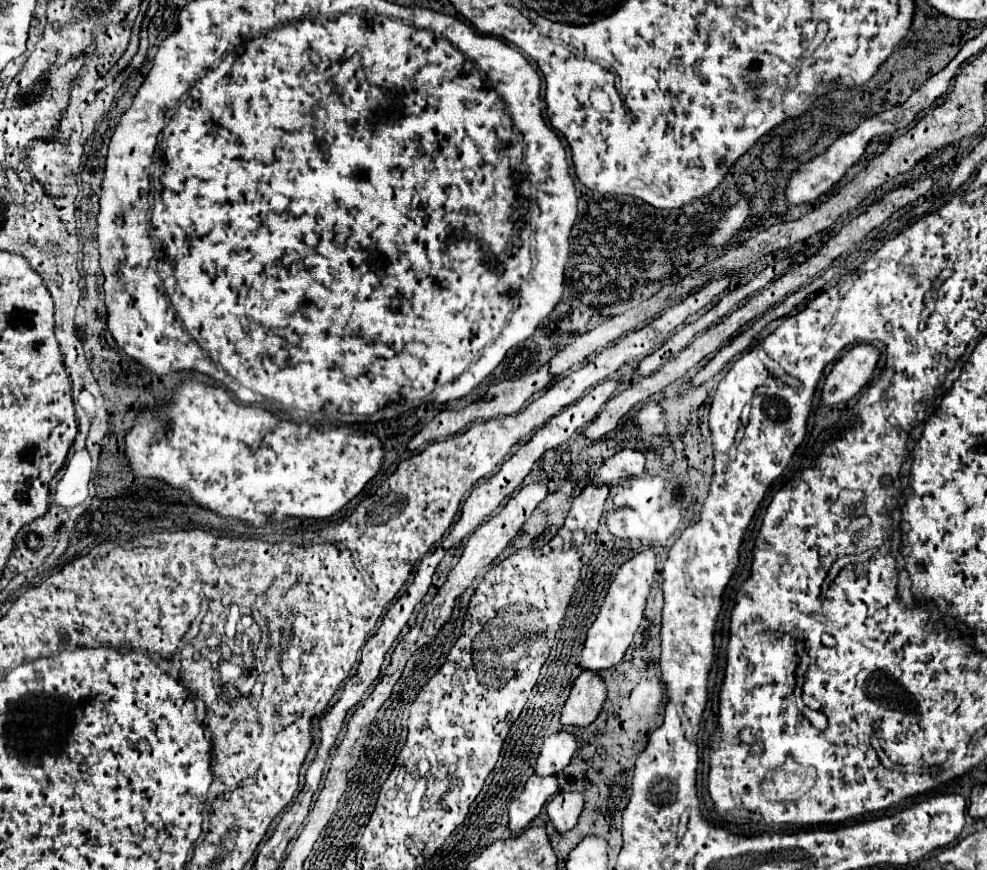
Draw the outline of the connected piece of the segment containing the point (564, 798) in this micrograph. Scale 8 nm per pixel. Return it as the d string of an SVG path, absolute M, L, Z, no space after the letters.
M558 793L546 807L548 817L558 833L570 831L580 817L584 799L580 793Z

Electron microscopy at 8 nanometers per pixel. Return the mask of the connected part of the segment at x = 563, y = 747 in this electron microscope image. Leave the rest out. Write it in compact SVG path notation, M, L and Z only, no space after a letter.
M556 733L548 737L536 761L536 775L540 777L560 775L570 763L574 751L576 751L576 739L570 733Z

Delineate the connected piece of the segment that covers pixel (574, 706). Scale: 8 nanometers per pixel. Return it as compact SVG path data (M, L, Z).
M582 671L574 681L570 697L562 709L560 725L562 727L588 727L600 713L602 703L606 701L606 685L598 675Z

